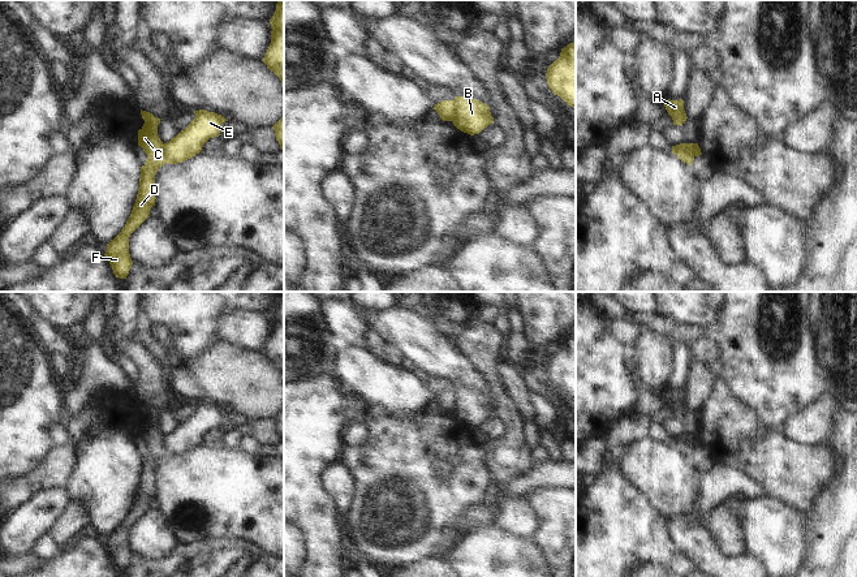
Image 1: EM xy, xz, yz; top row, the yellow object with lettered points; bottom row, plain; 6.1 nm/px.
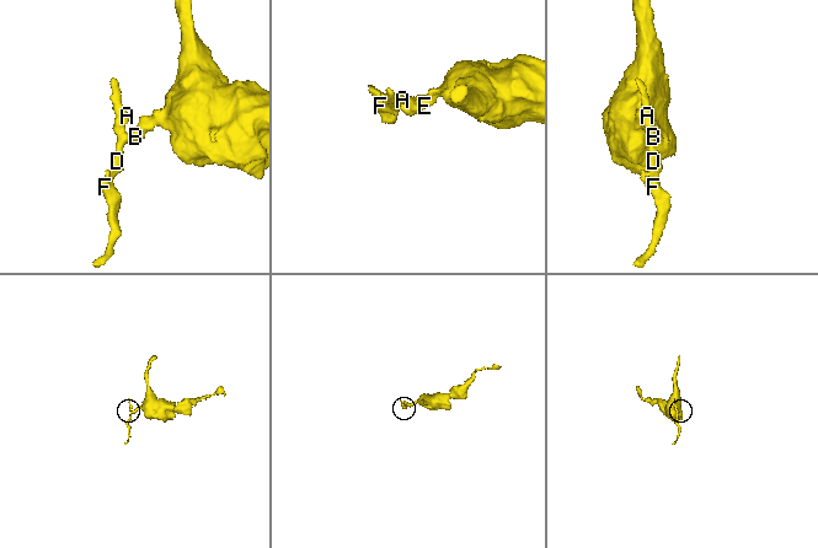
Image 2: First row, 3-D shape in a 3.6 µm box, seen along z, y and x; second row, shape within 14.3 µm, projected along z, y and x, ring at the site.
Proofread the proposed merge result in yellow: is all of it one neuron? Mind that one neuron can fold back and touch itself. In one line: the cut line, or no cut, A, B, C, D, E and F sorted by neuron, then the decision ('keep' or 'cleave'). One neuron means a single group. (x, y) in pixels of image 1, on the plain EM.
cut in xz along (455, 392), (456, 401), (452, 413); A C D F / B E; cleave

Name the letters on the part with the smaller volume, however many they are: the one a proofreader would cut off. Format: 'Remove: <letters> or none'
Remove: A, C, D, F

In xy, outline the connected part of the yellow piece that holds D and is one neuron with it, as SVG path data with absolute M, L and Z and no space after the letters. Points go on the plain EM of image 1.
M141 401L143 418L138 422L138 438L147 447L146 455L141 458L139 481L132 505L121 524L107 535L105 548L116 569L126 570L133 552L129 546L130 526L150 509L150 501L155 498L155 466L165 456L163 444L164 435L158 427L160 410Z

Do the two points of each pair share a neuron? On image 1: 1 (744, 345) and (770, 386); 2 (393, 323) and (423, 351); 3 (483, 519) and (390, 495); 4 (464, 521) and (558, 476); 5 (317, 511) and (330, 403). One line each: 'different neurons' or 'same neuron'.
1: same neuron
2: same neuron
3: different neurons
4: same neuron
5: same neuron

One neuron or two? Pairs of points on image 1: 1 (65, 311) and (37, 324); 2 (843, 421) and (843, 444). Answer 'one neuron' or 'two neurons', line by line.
1: two neurons
2: one neuron

